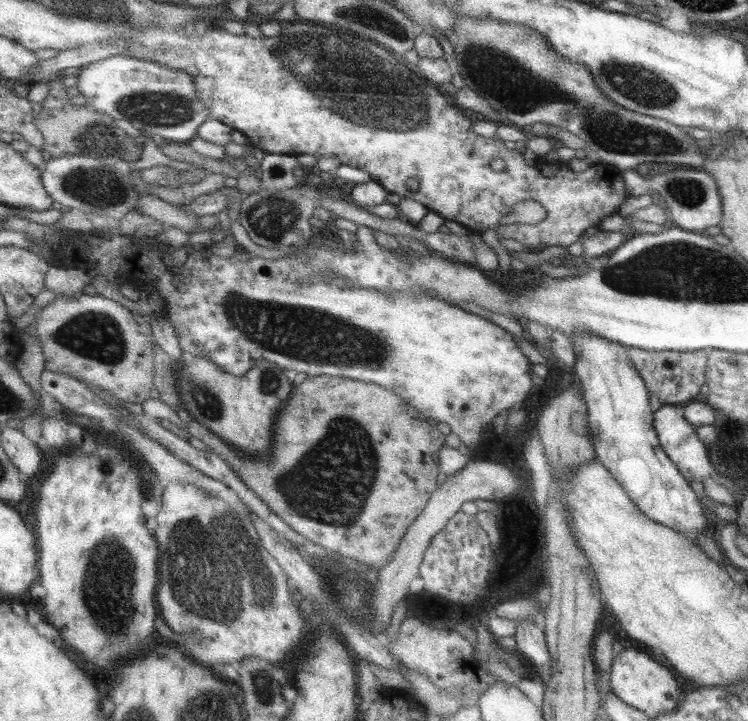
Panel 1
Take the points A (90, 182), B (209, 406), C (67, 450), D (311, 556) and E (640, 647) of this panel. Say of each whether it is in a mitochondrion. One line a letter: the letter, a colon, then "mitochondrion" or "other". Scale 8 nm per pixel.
A: mitochondrion
B: mitochondrion
C: other
D: other
E: other

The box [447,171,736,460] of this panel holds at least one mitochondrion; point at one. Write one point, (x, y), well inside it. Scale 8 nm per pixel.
(689, 193)

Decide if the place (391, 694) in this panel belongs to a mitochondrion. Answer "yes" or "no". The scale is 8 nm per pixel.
no

